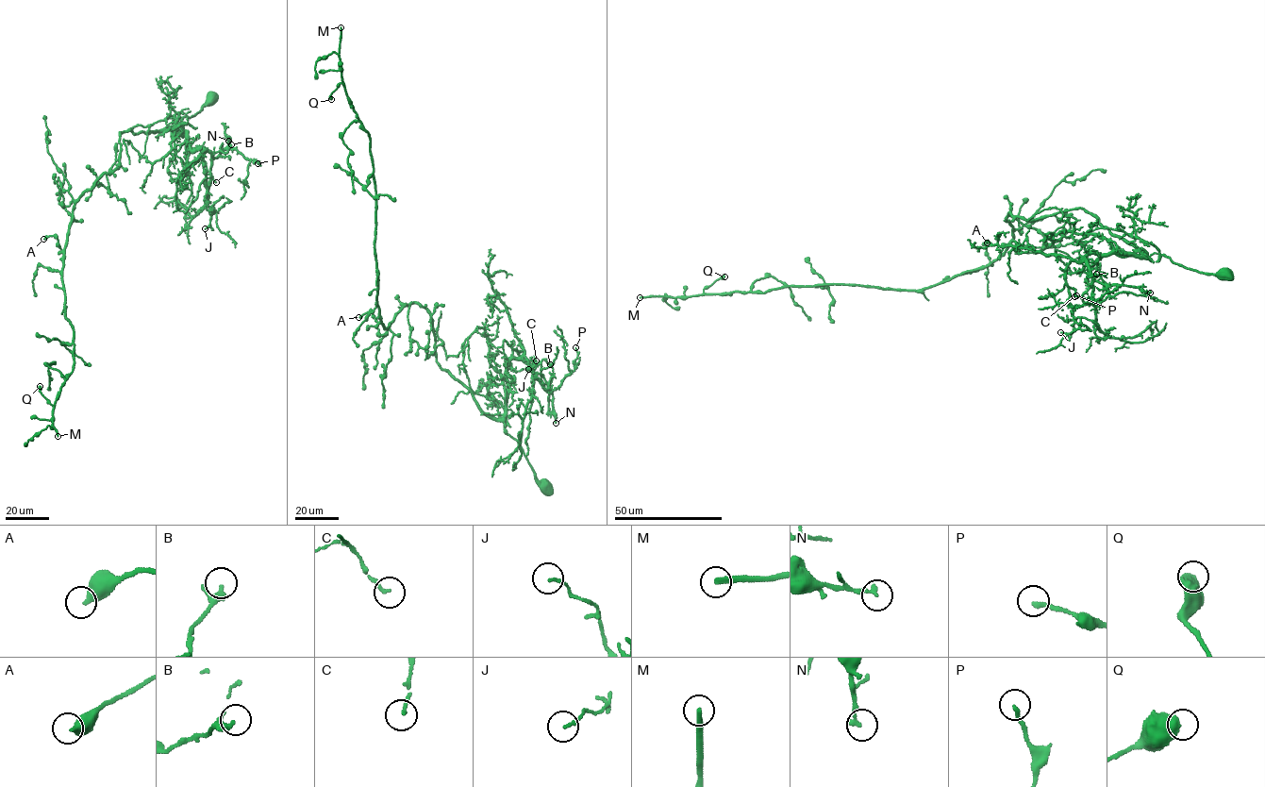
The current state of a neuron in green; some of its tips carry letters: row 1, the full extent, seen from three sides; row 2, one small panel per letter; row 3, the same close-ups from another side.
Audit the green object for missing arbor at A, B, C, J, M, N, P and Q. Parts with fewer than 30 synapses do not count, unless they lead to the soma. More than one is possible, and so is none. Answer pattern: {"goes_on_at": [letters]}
{"goes_on_at": ["M"]}

